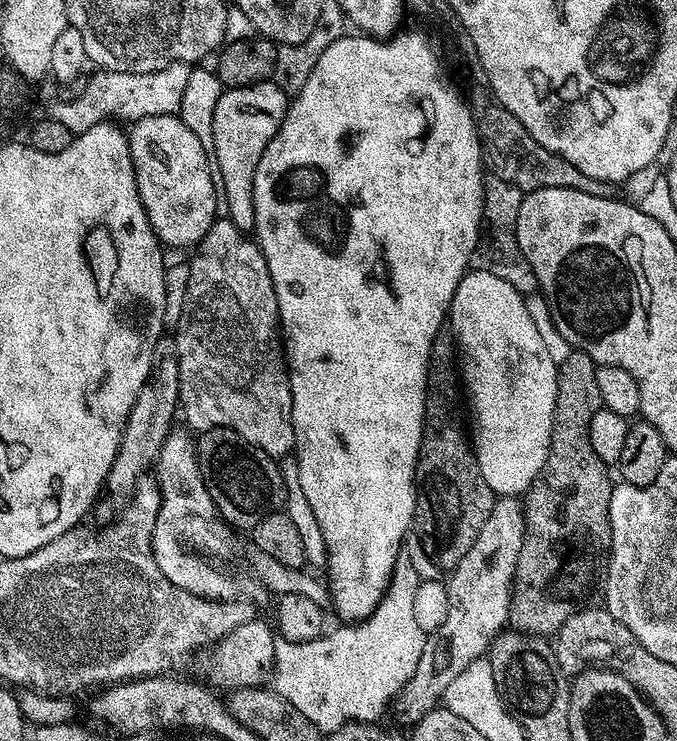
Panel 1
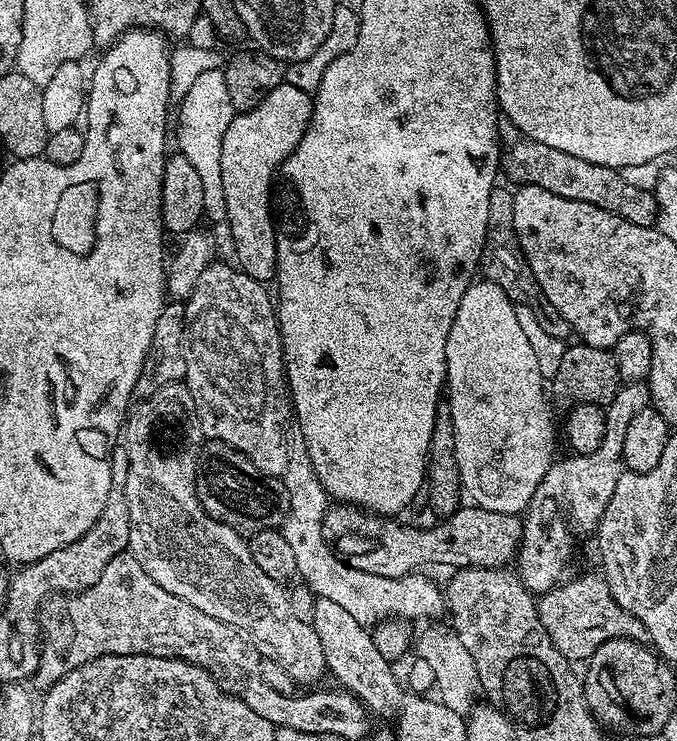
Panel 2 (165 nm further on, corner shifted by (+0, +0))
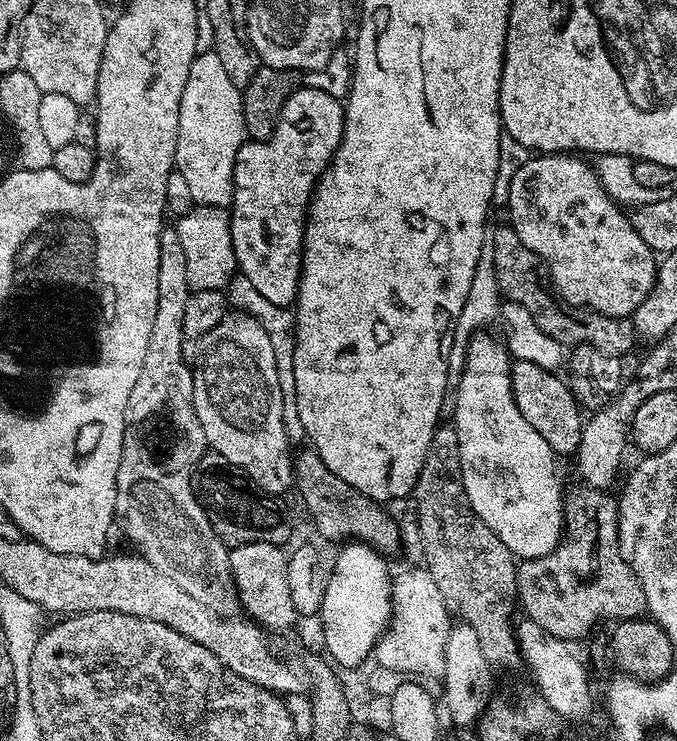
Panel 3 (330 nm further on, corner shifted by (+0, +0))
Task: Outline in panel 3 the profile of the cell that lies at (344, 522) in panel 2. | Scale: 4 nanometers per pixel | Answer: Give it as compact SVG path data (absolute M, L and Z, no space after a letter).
M304 446L300 449L301 452L295 453L292 462L294 488L300 491L300 498L317 534L339 542L360 541L383 557L392 558L400 548L400 528L395 518L388 516L388 508L383 503L371 500L364 492L359 492L355 484L342 482L338 474L324 465L324 459L315 448Z

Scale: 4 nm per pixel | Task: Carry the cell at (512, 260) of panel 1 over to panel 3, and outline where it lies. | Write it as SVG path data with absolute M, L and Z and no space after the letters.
M510 226L497 228L498 230L492 232L494 270L497 272L501 297L505 301L512 301L522 306L543 334L556 339L563 346L588 344L607 356L627 357L627 352L638 344L631 319L603 316L600 312L581 310L561 302L546 275L544 261L536 257L534 250L526 250L526 246L522 246L522 238L518 238L518 234Z

